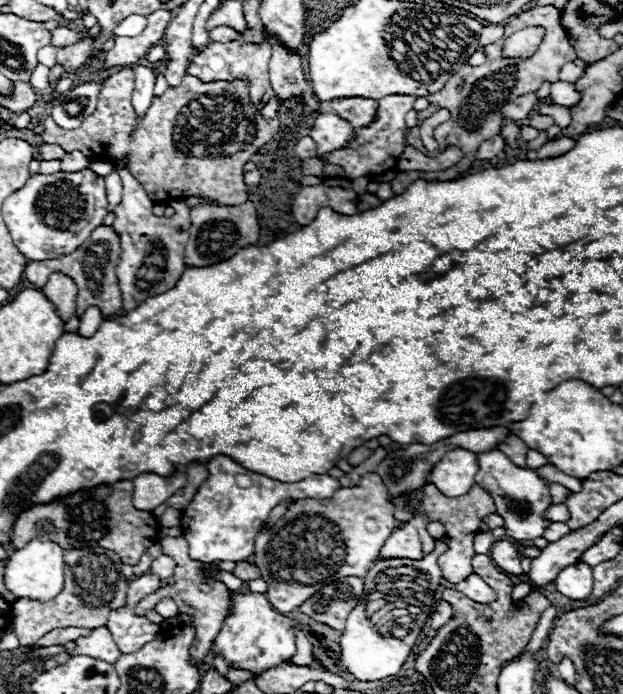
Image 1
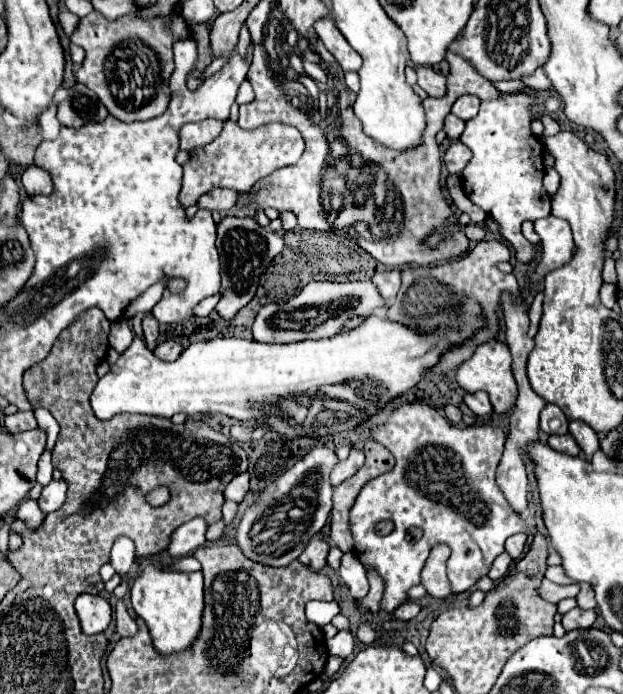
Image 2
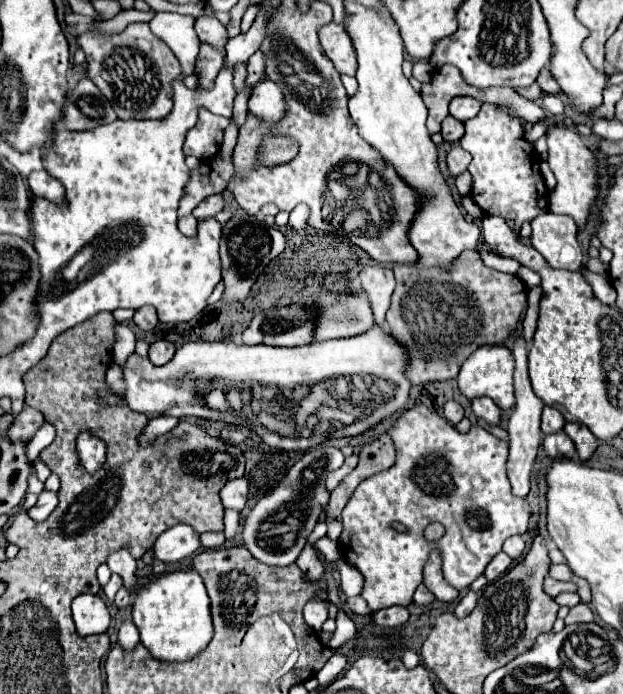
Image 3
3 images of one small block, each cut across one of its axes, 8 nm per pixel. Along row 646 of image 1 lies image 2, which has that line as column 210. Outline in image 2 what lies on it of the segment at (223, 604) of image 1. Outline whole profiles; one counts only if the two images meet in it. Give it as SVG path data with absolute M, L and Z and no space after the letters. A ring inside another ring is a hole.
M214 188L214 190L206 192L206 194L198 200L198 208L226 212L226 210L230 210L236 202L238 202L238 192L236 192L236 190L230 190L230 188Z

